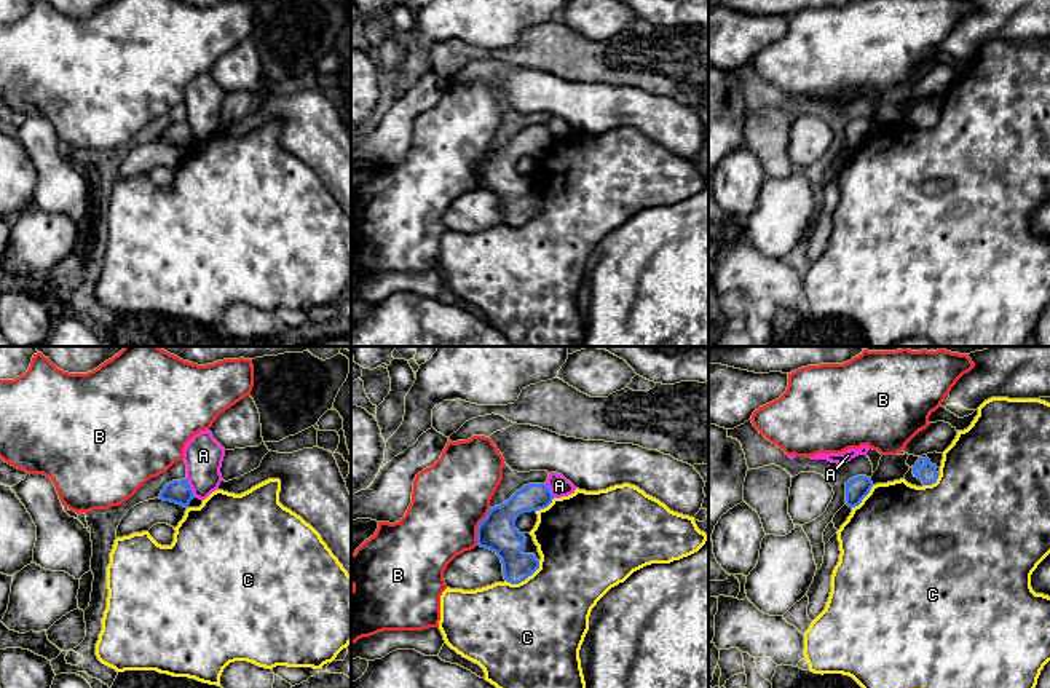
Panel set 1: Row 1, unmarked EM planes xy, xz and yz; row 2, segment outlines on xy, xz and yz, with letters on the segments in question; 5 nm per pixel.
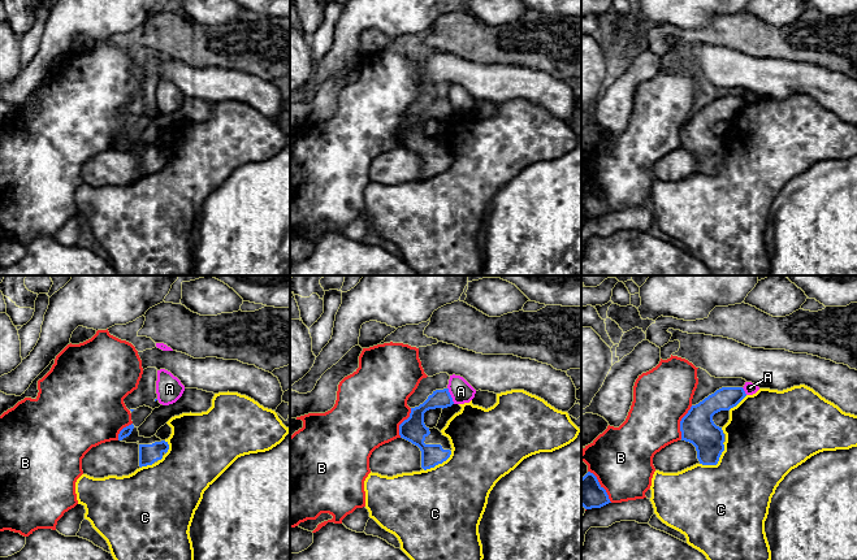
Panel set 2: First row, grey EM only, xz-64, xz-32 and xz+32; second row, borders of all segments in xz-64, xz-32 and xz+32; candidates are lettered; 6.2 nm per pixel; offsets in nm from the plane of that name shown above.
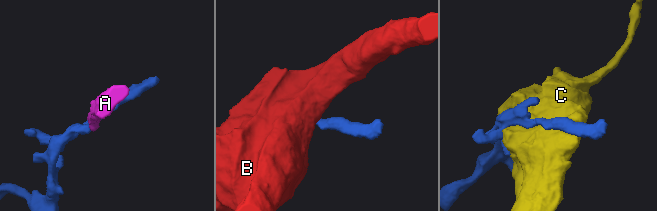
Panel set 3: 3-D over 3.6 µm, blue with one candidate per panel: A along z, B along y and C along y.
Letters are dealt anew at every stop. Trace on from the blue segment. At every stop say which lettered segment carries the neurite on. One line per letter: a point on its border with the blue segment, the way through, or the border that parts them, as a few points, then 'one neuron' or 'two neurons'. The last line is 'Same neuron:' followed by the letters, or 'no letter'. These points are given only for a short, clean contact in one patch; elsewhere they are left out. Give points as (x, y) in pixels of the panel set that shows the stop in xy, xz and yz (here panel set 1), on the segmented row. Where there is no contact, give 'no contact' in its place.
A: xy (190, 489) | along xy (185, 479), (195, 497) | two neurons
B: xz (477, 527) | two neurons
C: xz (525, 578) | two neurons
Same neuron: no letter

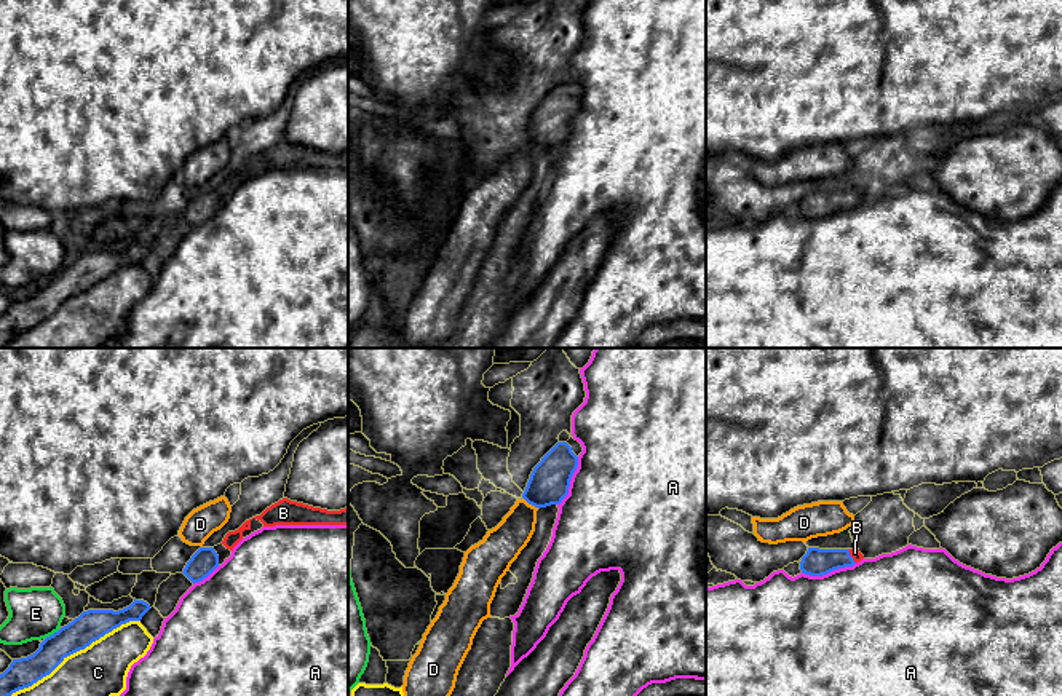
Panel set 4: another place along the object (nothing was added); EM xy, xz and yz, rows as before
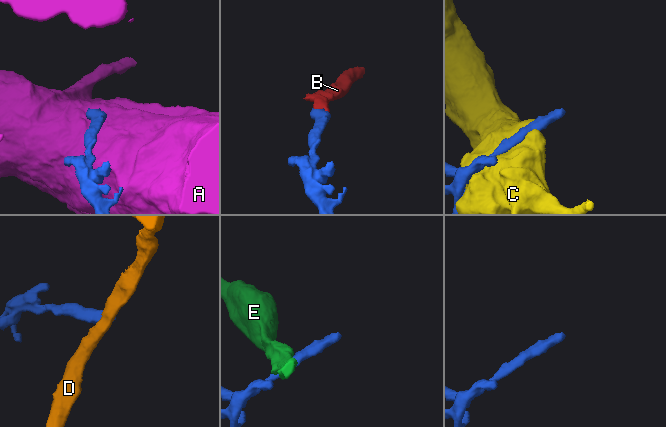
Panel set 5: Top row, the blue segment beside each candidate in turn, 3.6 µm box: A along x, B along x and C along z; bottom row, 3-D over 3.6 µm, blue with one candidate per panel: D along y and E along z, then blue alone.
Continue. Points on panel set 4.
A: yz (828, 572) | two neurons
B: yz (850, 556) | across yz (816, 562), (850, 556), (855, 553) | one neuron
C: xy (74, 652) | two neurons
D: xz (530, 503) | along xz (523, 497), (538, 508) | two neurons
E: xy (53, 634) | along xy (59, 629), (45, 639) | two neurons
Same neuron: B

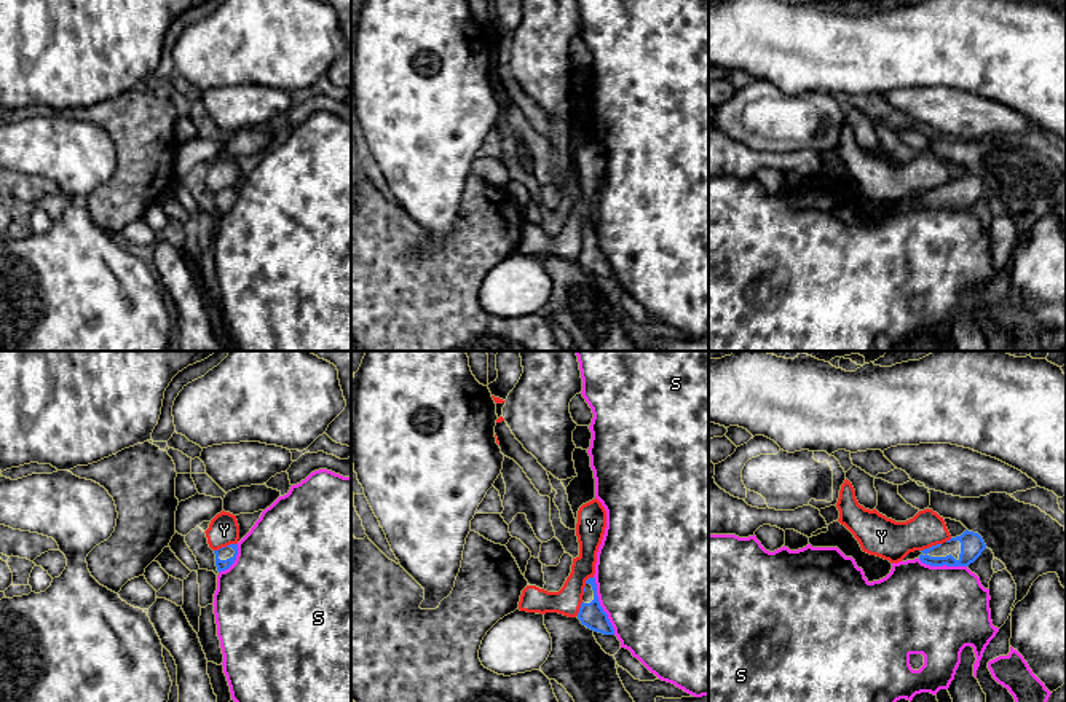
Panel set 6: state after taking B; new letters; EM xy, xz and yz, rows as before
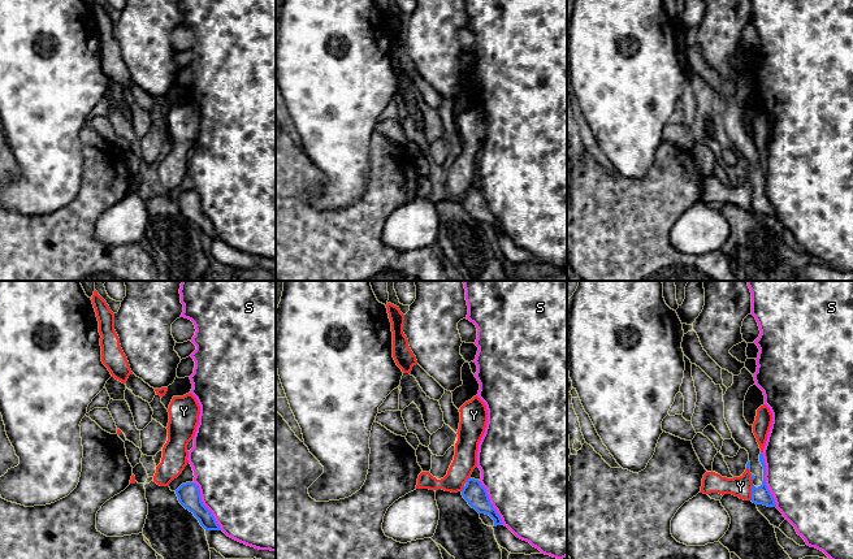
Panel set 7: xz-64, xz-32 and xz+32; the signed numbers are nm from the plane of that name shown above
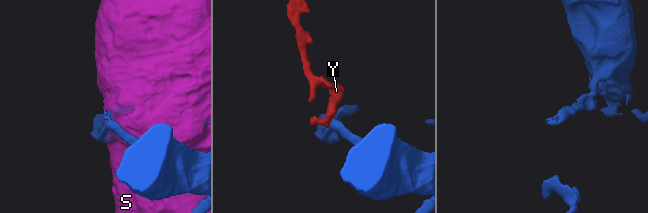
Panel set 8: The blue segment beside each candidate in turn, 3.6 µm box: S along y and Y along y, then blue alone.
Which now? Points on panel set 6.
S: xz (599, 605) | two neurons
Y: xy (227, 546) | along xy (236, 543), (214, 551) | two neurons
Same neuron: no letter

